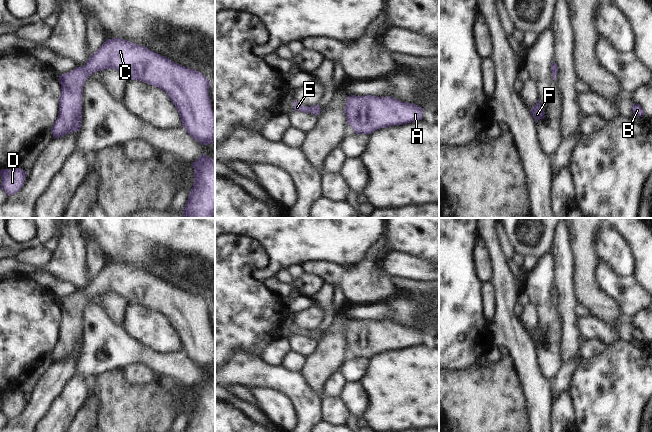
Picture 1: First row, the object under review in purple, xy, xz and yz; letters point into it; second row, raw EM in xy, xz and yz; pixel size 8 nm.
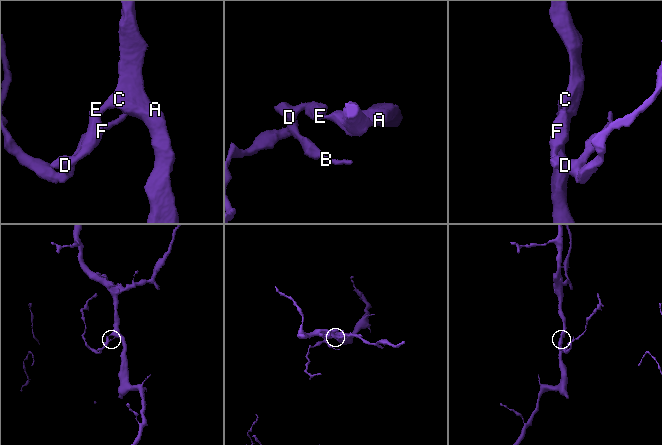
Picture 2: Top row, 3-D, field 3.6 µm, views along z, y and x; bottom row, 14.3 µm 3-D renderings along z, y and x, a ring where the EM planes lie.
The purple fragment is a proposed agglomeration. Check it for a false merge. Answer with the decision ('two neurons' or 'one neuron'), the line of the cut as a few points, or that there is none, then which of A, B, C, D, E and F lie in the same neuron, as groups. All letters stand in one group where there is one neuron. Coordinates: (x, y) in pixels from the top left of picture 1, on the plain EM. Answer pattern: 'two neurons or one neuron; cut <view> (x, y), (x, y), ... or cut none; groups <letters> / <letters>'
one neuron; cut none; groups A B C D E F

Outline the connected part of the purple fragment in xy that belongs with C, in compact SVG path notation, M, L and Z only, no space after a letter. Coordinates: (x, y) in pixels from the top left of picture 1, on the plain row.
M122 262L107 263L92 279L83 291L76 291L68 297L59 299L61 318L59 322L59 338L51 352L54 363L81 352L83 309L87 301L96 295L115 293L122 296L128 304L148 307L165 315L179 336L182 350L187 357L202 369L215 365L215 339L210 326L210 305L196 294L184 291L171 285L145 270L128 266Z

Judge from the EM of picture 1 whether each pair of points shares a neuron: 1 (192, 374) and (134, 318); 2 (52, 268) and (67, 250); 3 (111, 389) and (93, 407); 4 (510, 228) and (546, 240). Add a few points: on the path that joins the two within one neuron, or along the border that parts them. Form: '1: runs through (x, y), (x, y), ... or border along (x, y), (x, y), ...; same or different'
1: border along (146, 346), (159, 353), (181, 350); different
2: runs through (56, 264), (66, 254); same
3: border along (91, 390), (98, 399), (97, 421); different
4: runs through (515, 239), (521, 246), (531, 249), (535, 248); same

